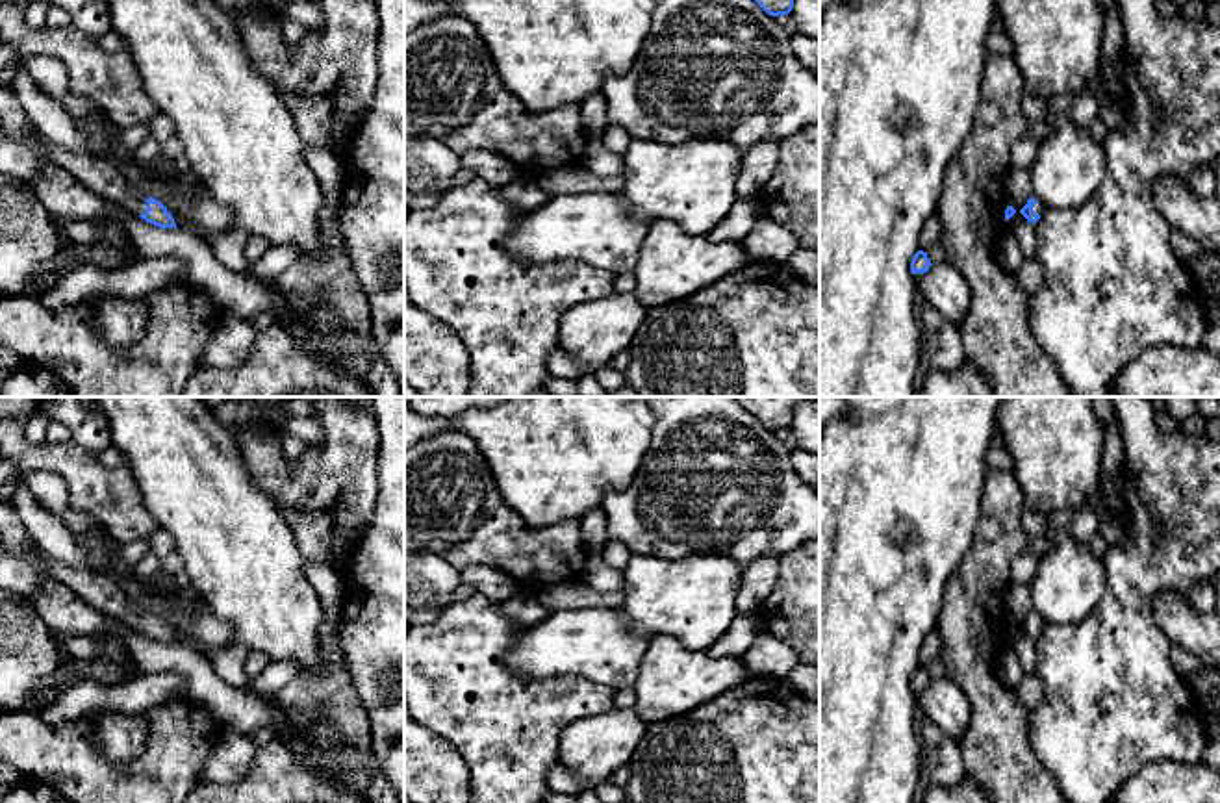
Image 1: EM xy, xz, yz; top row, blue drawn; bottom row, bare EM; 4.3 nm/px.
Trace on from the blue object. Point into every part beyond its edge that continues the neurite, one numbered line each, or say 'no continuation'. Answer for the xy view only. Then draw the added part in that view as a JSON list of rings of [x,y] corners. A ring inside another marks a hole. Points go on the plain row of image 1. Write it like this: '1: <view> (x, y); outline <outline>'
1: xy (99, 590); outline [[[46,554],[46,569],[52,579],[67,584],[82,595],[91,606],[108,614],[111,619],[128,625],[133,631],[146,627],[146,610],[133,606],[121,584],[109,575],[91,569],[78,569],[59,558]]]

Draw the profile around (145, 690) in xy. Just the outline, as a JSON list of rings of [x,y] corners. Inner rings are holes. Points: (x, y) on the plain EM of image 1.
[[[172,671],[139,673],[113,686],[100,684],[95,679],[82,679],[39,716],[44,723],[57,727],[61,721],[78,720],[100,708],[137,714],[169,699],[187,695],[187,688],[185,677]]]

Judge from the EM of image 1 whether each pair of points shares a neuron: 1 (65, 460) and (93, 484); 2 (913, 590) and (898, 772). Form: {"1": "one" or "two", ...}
{"1": "one", "2": "one"}

